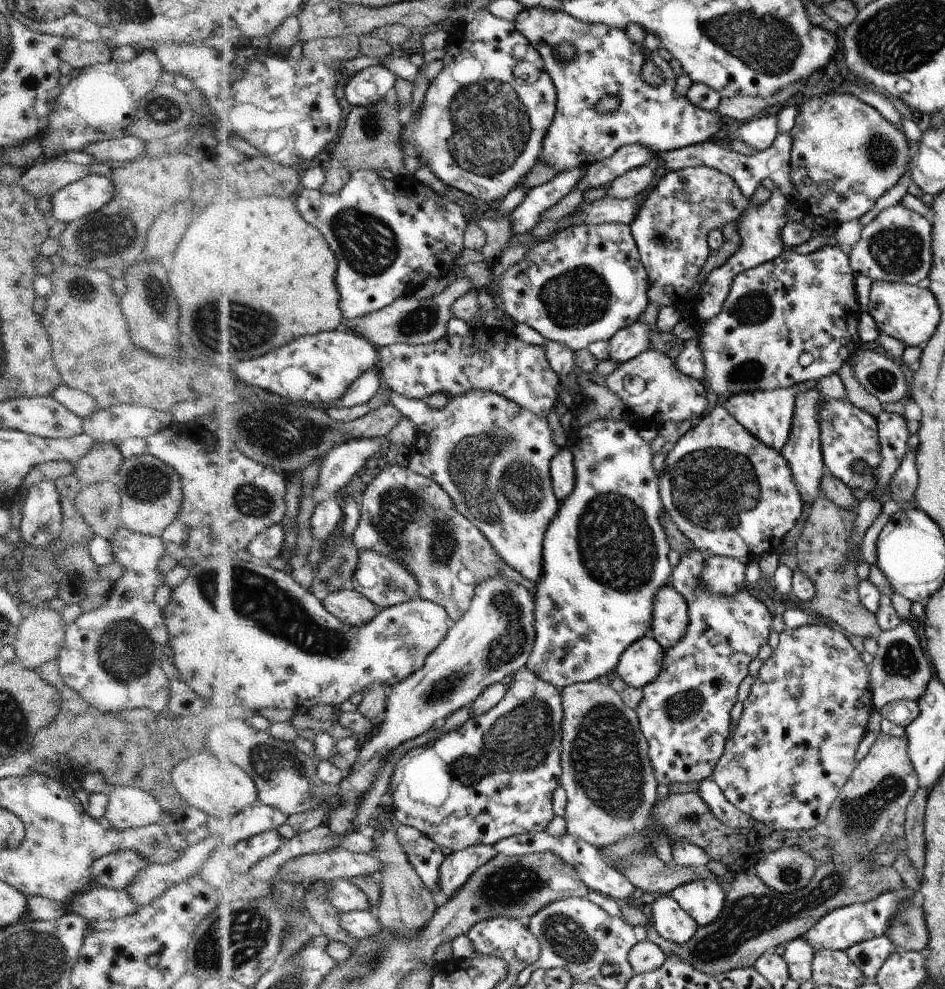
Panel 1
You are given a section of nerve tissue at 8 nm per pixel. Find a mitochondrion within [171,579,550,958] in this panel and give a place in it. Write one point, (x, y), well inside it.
(510, 635)

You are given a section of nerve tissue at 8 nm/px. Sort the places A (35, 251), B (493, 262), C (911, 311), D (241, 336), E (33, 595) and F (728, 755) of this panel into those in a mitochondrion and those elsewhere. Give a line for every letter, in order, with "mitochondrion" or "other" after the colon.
A: other
B: other
C: other
D: mitochondrion
E: other
F: other

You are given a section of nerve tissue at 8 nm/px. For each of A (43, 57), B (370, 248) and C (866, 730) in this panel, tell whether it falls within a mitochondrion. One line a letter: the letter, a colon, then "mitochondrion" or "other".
A: other
B: mitochondrion
C: other

